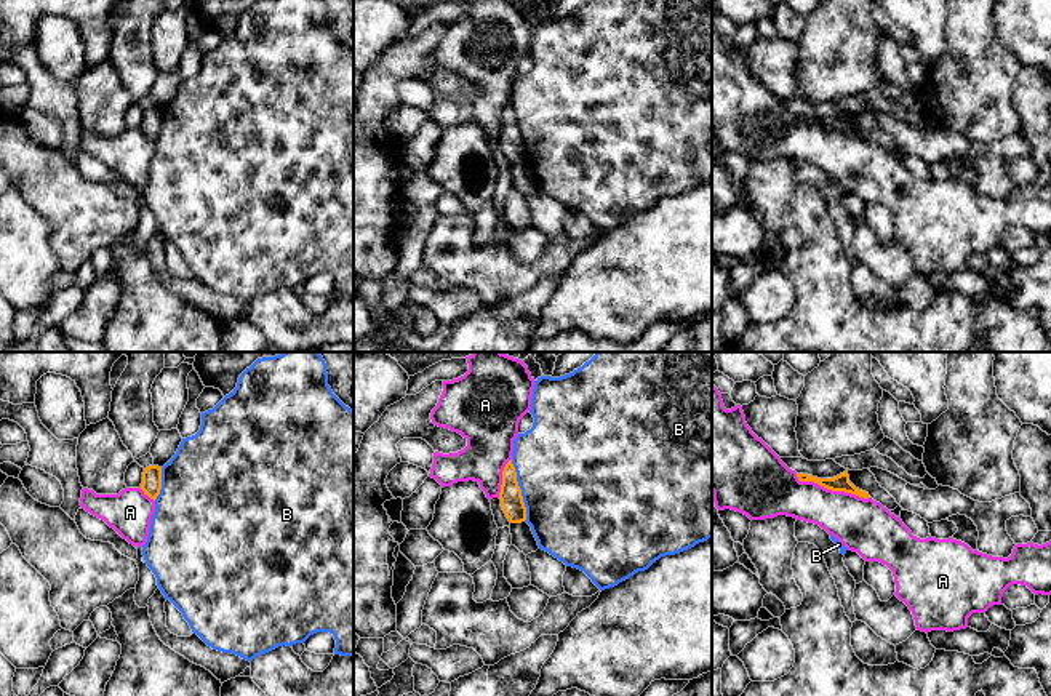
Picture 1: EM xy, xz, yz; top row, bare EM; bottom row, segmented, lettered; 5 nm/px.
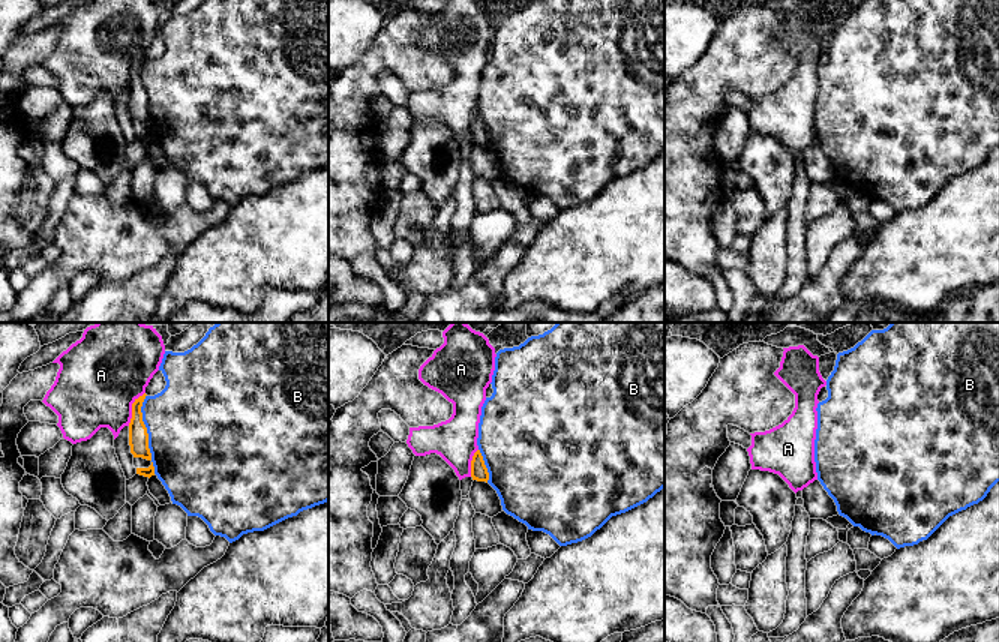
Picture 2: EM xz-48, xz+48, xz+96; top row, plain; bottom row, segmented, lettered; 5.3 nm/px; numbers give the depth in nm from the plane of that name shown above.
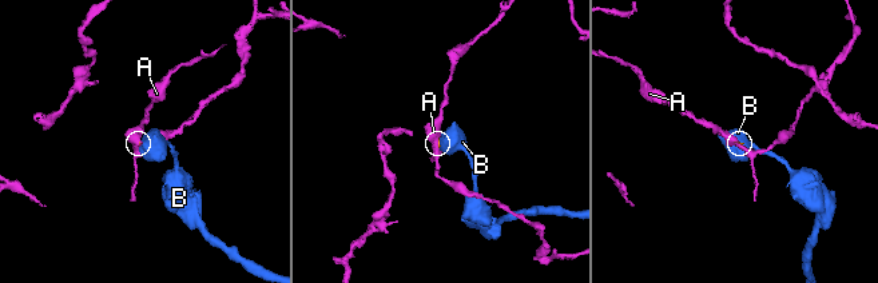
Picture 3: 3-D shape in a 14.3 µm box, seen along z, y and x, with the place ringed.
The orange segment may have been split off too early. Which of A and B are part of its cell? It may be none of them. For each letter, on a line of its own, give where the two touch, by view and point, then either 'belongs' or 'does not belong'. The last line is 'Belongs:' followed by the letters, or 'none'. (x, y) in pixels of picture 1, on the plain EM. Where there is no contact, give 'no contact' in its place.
A: contact yz (832, 132); does not belong
B: contact xz (520, 132); does not belong
Belongs: none

